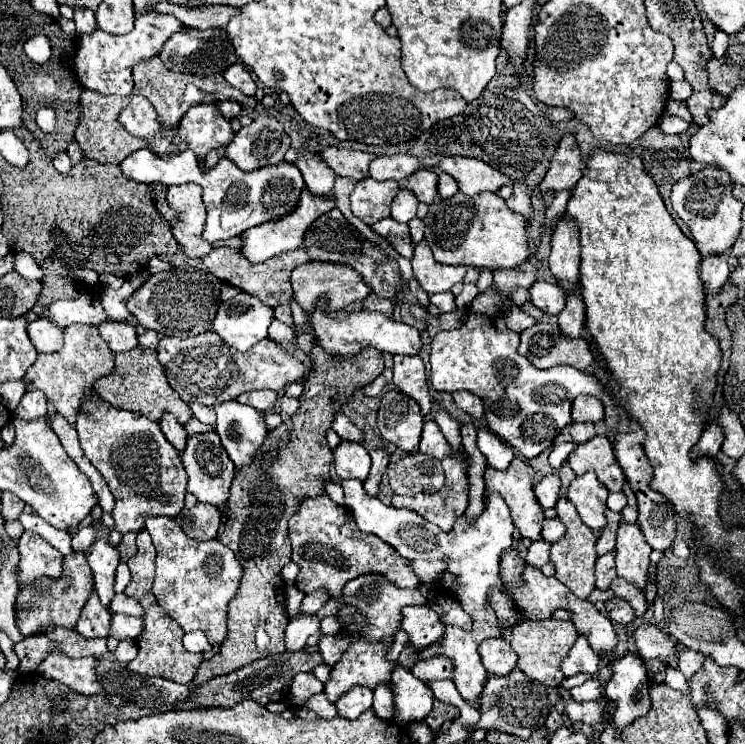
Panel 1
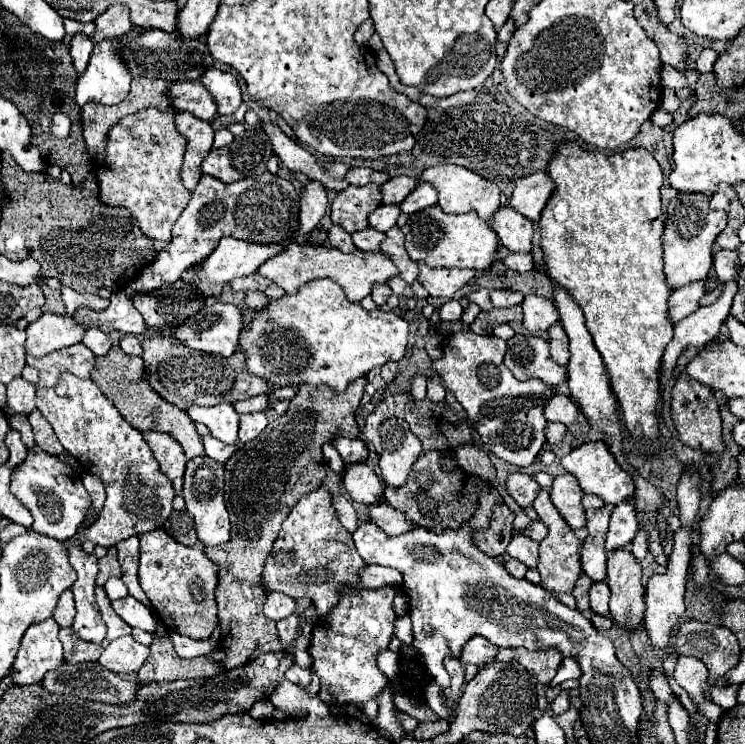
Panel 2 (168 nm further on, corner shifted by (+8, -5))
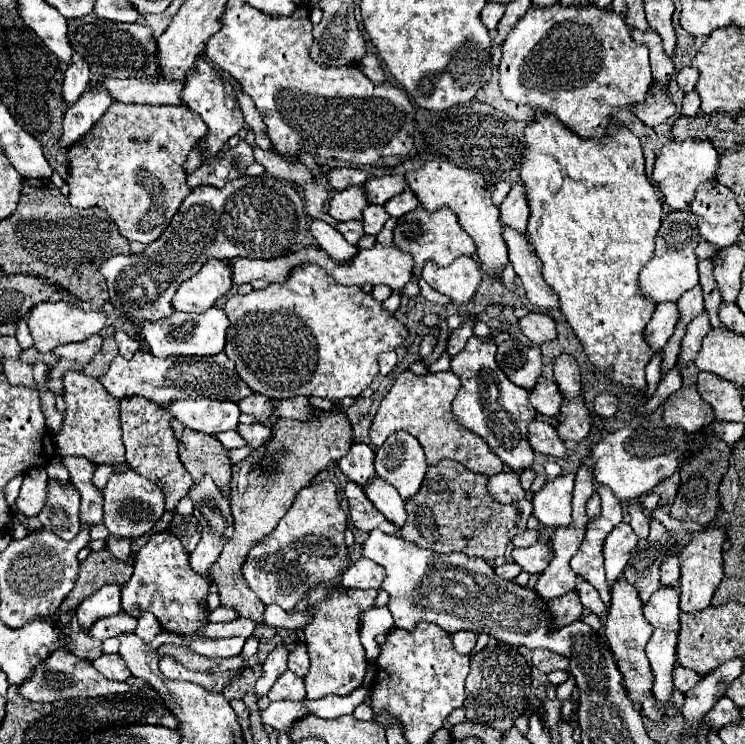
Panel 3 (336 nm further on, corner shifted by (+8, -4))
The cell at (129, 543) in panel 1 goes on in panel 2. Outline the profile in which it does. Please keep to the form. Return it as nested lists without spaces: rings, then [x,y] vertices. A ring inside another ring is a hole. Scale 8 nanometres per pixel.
[[[110,547],[108,553],[106,553],[102,559],[98,559],[98,567],[100,567],[98,577],[96,577],[96,583],[98,583],[98,585],[104,585],[110,577],[120,577],[120,575],[122,575],[116,547]]]

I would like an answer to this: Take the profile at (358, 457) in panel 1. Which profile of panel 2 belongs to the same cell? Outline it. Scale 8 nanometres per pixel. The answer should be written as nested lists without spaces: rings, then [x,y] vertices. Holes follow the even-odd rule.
[[[366,463],[346,465],[342,481],[354,501],[370,505],[380,499],[384,503],[384,483]]]

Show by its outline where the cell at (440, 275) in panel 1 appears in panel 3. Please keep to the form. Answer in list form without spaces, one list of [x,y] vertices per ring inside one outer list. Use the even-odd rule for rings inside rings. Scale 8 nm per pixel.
[[[458,256],[450,266],[436,266],[426,262],[422,278],[440,294],[450,298],[454,304],[462,306],[472,300],[476,288],[482,282],[480,264],[470,256]]]

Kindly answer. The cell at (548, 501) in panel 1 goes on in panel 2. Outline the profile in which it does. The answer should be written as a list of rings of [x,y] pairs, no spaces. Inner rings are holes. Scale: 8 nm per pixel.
[[[514,473],[506,481],[506,491],[508,495],[520,505],[520,507],[530,507],[534,503],[534,497],[540,493],[540,485],[530,477],[522,473]]]

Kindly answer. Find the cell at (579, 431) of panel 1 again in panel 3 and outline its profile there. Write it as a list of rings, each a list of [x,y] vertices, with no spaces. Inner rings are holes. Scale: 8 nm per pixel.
[[[534,420],[528,426],[528,444],[534,452],[550,454],[556,458],[568,458],[568,448],[558,440],[556,430],[550,422],[538,422]]]

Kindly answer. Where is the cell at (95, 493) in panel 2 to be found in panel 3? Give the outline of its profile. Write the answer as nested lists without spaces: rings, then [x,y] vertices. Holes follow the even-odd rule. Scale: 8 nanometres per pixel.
[[[100,464],[100,466],[96,468],[96,472],[94,472],[94,485],[102,491],[112,474],[114,474],[114,468],[110,468],[108,464]]]

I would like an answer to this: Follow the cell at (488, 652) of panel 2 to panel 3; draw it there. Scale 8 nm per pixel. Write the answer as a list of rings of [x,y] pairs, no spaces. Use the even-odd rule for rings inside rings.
[[[460,630],[460,632],[452,634],[450,638],[452,638],[456,652],[460,652],[460,654],[470,654],[472,648],[476,646],[476,634],[468,632],[468,630]]]

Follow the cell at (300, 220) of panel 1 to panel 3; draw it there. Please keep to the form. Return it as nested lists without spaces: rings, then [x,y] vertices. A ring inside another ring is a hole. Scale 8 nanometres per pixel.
[[[210,260],[208,264],[204,264],[204,268],[196,276],[186,280],[178,288],[178,292],[174,294],[174,300],[172,300],[172,308],[178,310],[178,312],[196,312],[196,314],[200,314],[200,312],[212,308],[218,298],[226,296],[226,292],[230,288],[232,288],[232,276],[230,276],[228,262],[226,260]]]

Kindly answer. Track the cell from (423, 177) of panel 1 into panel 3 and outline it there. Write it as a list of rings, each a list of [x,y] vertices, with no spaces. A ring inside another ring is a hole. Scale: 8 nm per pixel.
[[[382,176],[382,178],[370,178],[364,182],[366,198],[370,204],[386,204],[396,194],[402,194],[406,190],[404,176]]]

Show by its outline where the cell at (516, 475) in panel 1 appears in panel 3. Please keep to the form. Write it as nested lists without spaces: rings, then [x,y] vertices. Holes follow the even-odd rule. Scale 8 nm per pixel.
[[[538,540],[536,544],[528,546],[528,548],[514,548],[512,550],[512,558],[514,562],[528,574],[538,574],[542,572],[550,560],[552,560],[552,548],[546,546],[546,542]]]

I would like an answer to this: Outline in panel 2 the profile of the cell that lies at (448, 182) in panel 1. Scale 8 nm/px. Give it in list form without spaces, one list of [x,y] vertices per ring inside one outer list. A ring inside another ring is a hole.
[[[420,181],[420,185],[414,189],[414,193],[410,193],[402,203],[400,203],[400,209],[402,213],[416,213],[420,209],[426,209],[430,205],[436,205],[438,203],[438,193],[436,189],[426,183],[426,181]]]

